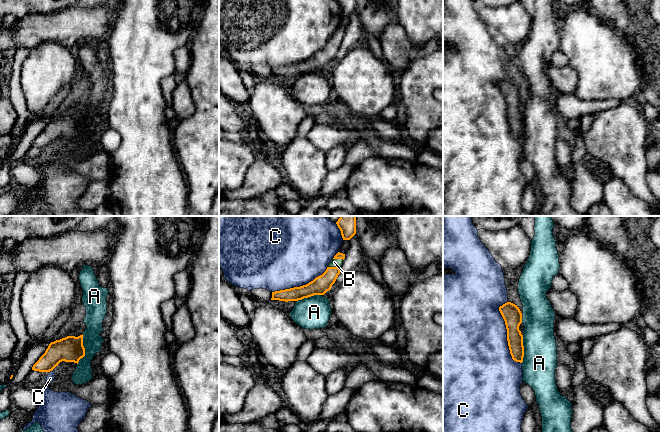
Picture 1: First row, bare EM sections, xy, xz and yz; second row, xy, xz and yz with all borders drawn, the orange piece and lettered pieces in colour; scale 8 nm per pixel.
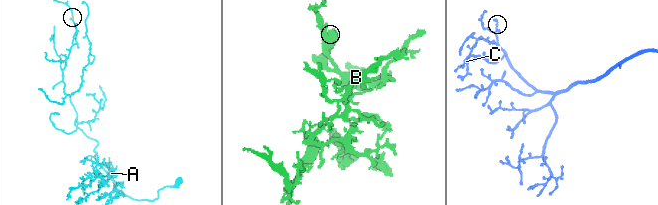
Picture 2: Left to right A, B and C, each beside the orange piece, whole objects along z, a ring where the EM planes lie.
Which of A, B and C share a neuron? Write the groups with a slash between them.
A / B / C

